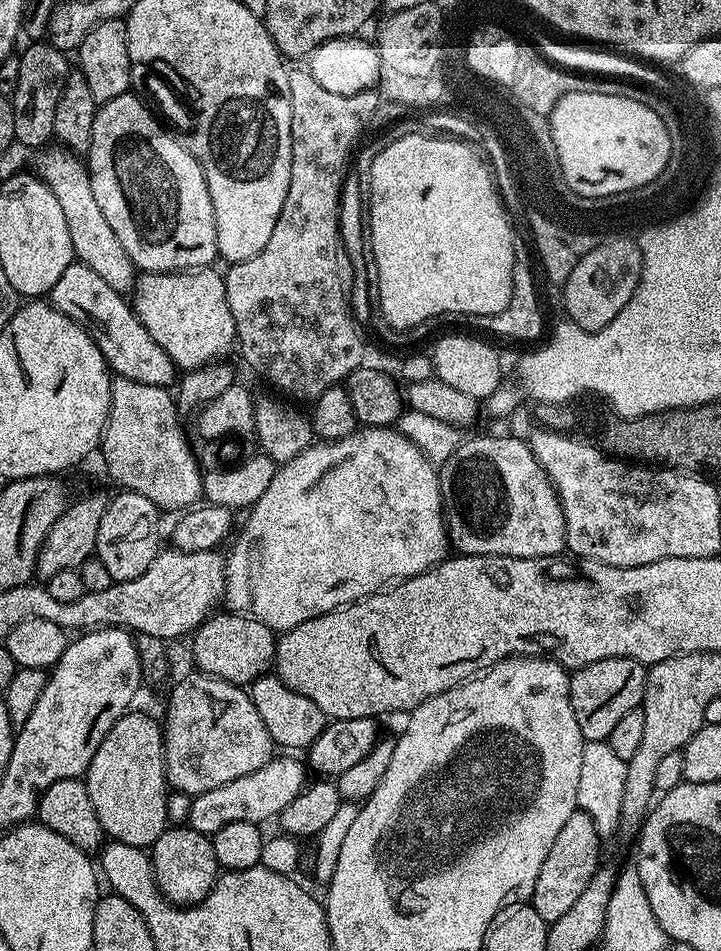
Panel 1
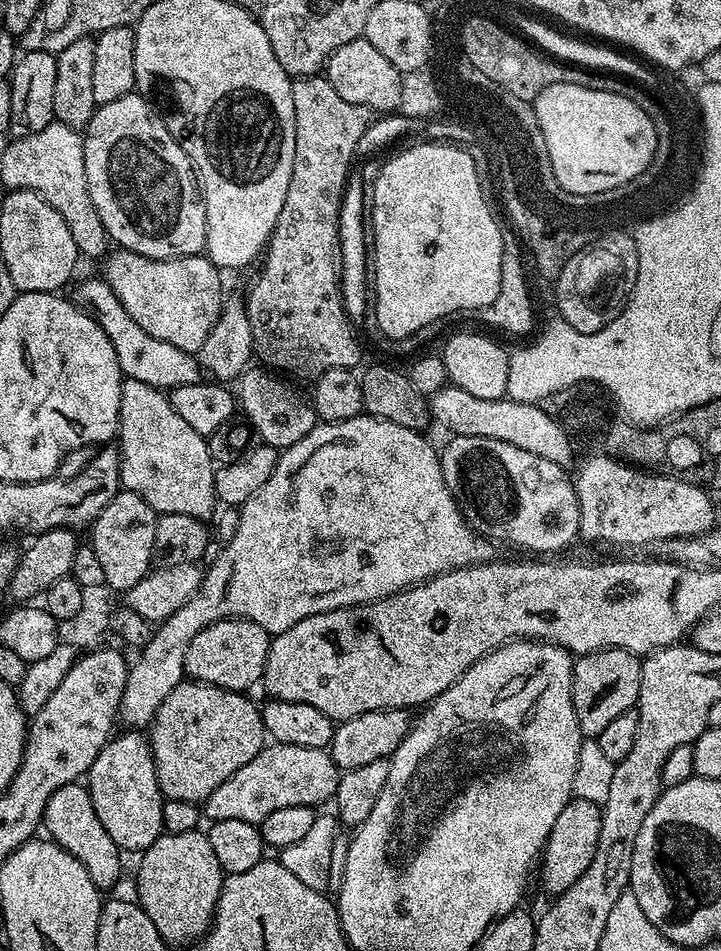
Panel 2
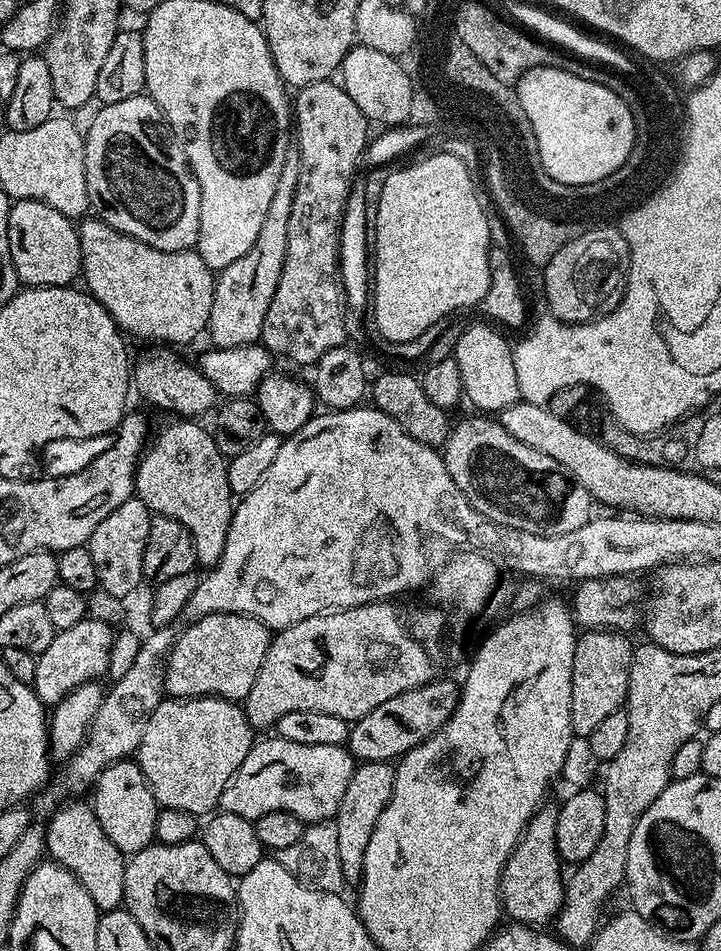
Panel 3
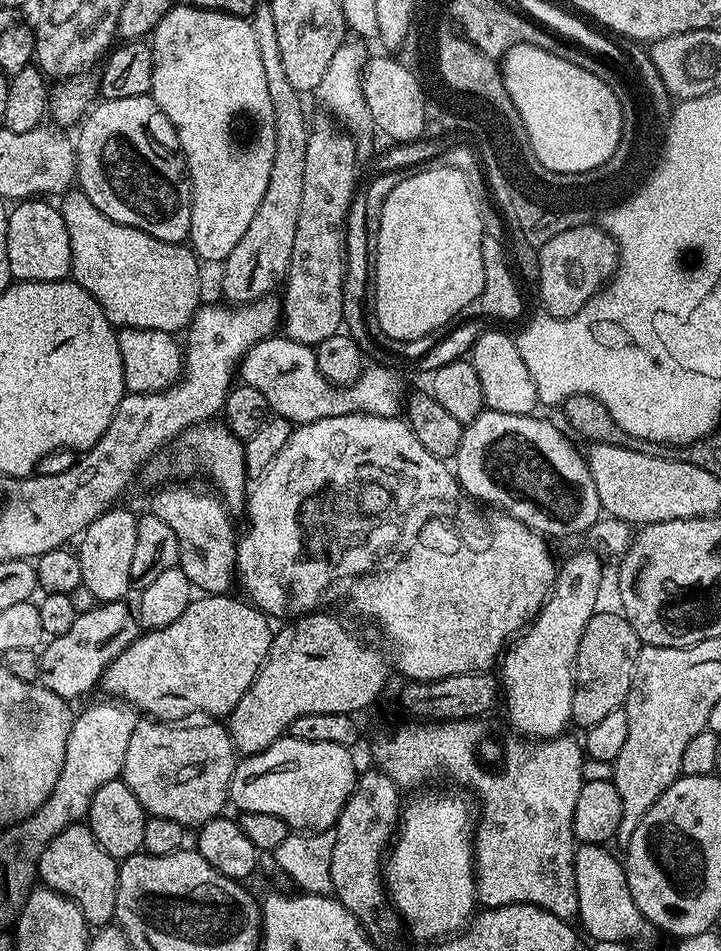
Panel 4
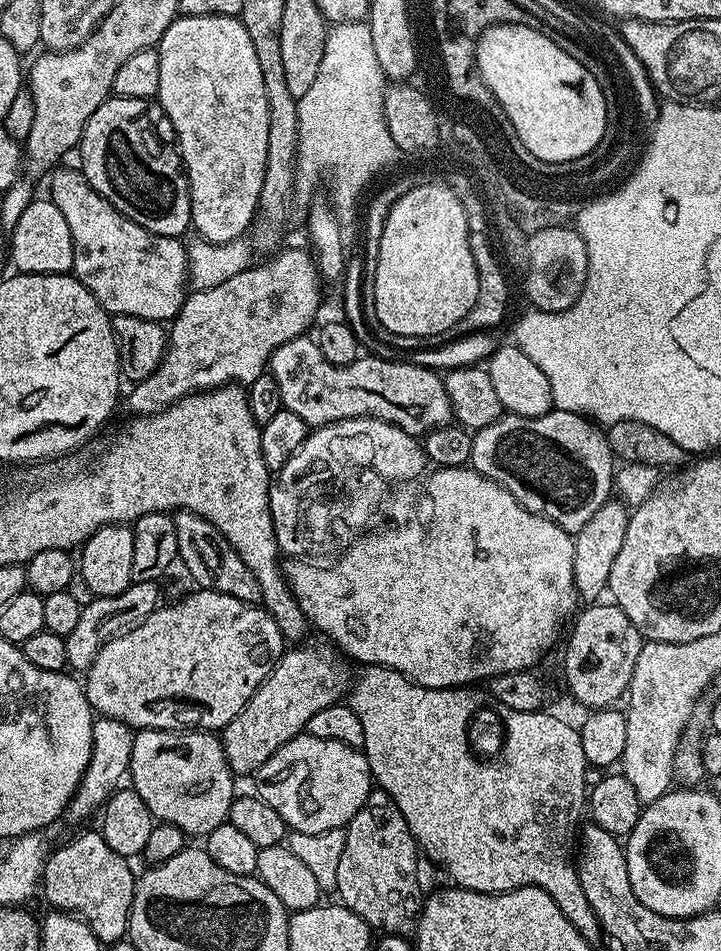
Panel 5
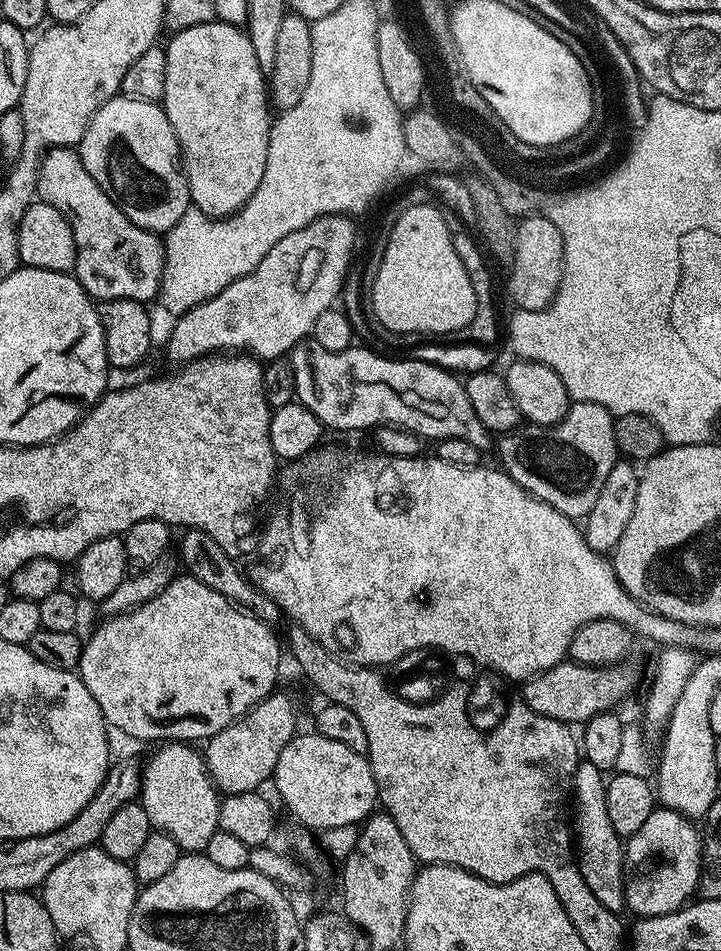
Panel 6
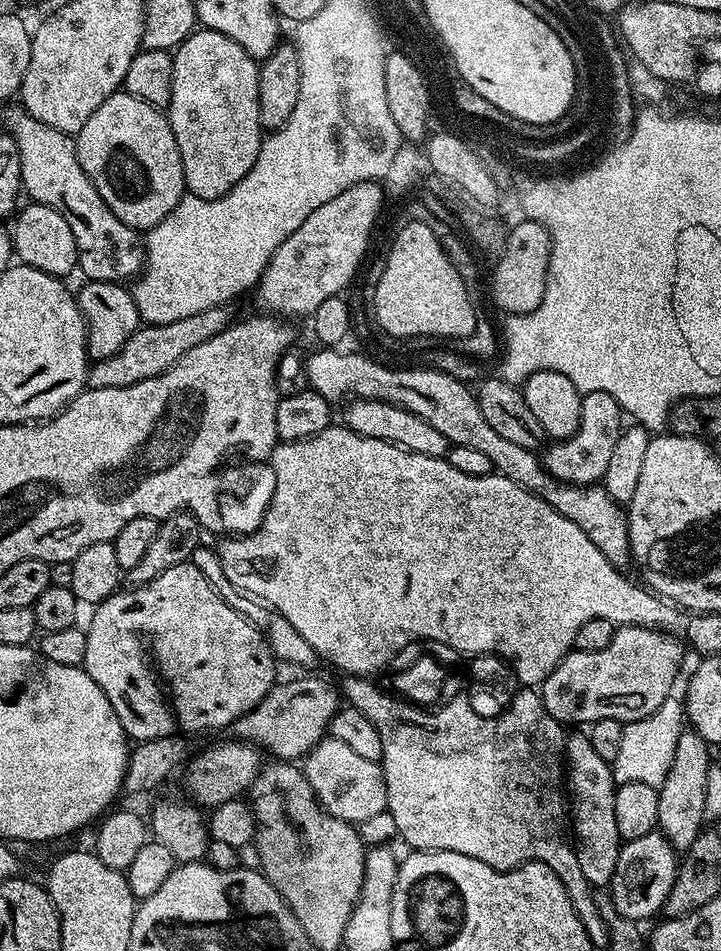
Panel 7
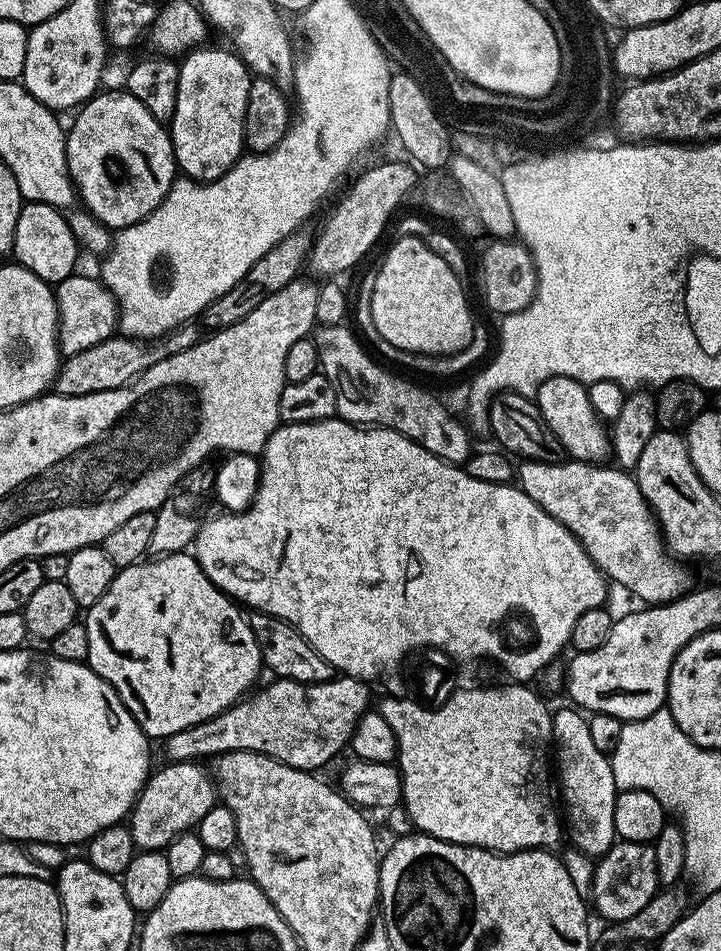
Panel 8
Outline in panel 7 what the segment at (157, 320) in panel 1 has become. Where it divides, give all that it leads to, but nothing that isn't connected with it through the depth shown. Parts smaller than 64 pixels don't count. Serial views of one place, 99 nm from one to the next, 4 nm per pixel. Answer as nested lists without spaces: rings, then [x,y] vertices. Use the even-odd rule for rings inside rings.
[[[20,106],[5,114],[4,124],[8,127],[5,128],[7,135],[16,139],[22,162],[20,183],[27,199],[50,206],[50,210],[58,210],[66,218],[66,226],[70,226],[76,239],[79,271],[84,271],[88,280],[98,282],[128,282],[139,277],[146,259],[141,233],[126,226],[102,202],[102,194],[98,194],[94,182],[86,178],[86,170],[78,162],[75,139],[54,126],[46,126],[46,122],[38,122],[38,118]]]

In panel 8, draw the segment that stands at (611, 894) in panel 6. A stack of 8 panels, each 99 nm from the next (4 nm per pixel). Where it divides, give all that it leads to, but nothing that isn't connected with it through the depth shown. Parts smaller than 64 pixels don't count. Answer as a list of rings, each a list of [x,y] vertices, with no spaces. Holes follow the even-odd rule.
[[[575,707],[552,712],[552,742],[554,768],[558,773],[558,796],[566,817],[566,832],[572,835],[575,851],[590,857],[605,856],[617,843],[614,830],[614,802],[617,788],[609,753],[598,750],[590,735],[588,716]]]

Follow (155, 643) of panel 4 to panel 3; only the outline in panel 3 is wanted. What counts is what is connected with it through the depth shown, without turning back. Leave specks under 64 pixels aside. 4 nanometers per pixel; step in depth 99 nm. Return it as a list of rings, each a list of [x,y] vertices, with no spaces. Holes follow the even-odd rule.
[[[211,612],[187,626],[185,632],[177,635],[166,657],[165,693],[172,698],[221,696],[224,700],[244,701],[266,658],[268,627],[253,616],[237,612]]]

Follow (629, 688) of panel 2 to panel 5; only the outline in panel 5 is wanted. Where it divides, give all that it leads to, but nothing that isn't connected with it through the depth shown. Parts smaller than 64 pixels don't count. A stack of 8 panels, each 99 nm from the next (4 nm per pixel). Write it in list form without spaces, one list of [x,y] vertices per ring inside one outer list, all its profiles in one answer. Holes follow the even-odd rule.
[[[592,602],[580,613],[575,613],[564,644],[564,680],[572,691],[572,696],[584,710],[607,708],[617,703],[616,699],[627,693],[634,662],[646,642],[639,630],[626,618],[626,614],[614,602],[600,604]]]

